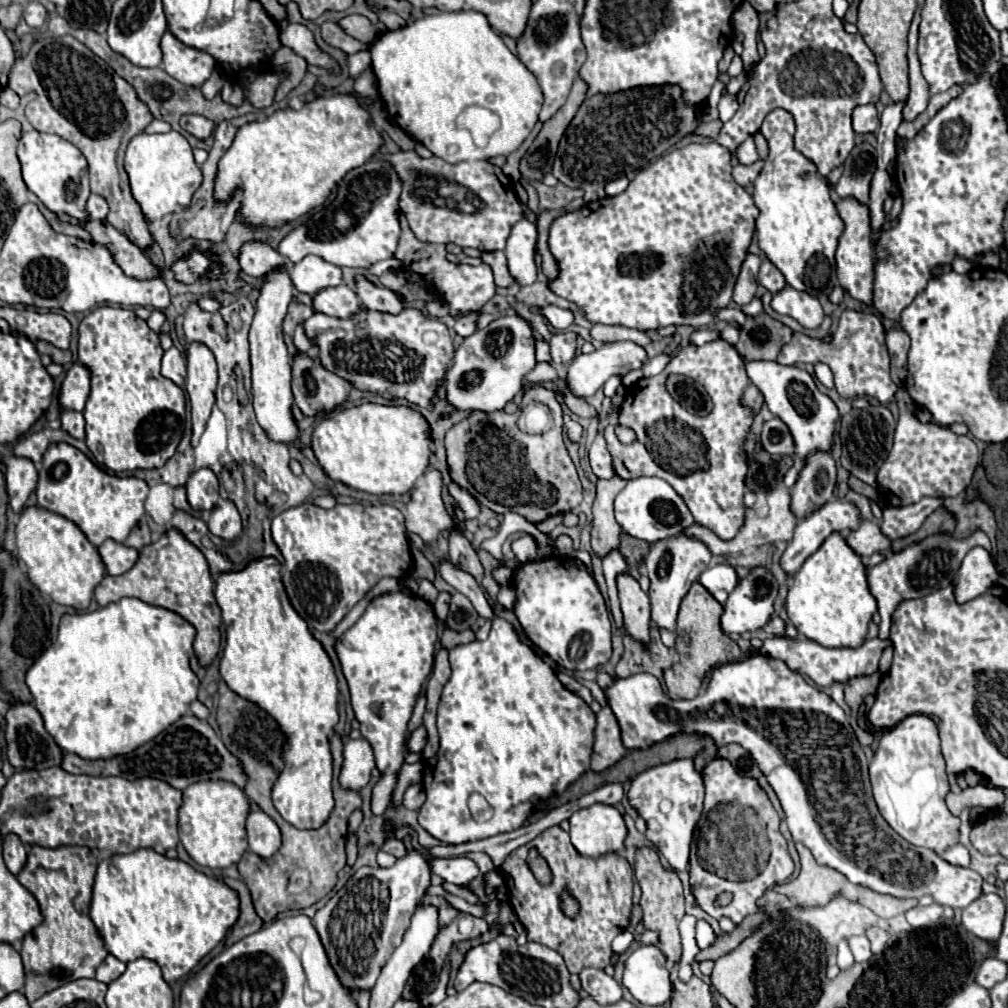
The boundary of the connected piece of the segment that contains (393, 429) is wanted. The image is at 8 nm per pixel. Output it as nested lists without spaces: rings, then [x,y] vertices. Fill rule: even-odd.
[[[362,404],[324,418],[312,432],[312,450],[326,476],[334,482],[376,496],[406,494],[428,468],[428,424],[422,414],[406,406]]]

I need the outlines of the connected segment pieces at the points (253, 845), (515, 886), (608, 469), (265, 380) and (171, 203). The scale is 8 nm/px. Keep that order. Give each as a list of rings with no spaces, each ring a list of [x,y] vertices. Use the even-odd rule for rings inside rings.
[[[252,810],[246,820],[250,850],[262,858],[270,858],[280,848],[280,830],[276,822],[262,810]]]
[[[552,826],[534,840],[530,840],[528,844],[510,852],[504,864],[500,866],[500,872],[504,874],[504,882],[510,894],[510,904],[518,914],[518,920],[524,924],[528,940],[542,942],[544,946],[560,952],[566,960],[570,974],[580,974],[580,970],[586,966],[606,968],[610,964],[612,958],[610,944],[616,938],[616,934],[620,934],[630,926],[630,916],[632,916],[634,872],[624,856],[606,854],[596,860],[584,858],[572,846],[568,832],[564,832],[560,826]],[[530,846],[538,848],[538,852],[546,858],[552,870],[554,878],[548,886],[536,882],[536,878],[532,876],[526,864]],[[562,888],[570,890],[570,894],[580,902],[580,914],[574,920],[564,918],[564,914],[558,908]]]
[[[598,433],[596,440],[592,442],[590,452],[588,452],[588,458],[590,458],[592,472],[594,472],[598,478],[612,478],[612,476],[614,476],[612,458],[610,458],[610,452],[608,452],[608,448],[606,448],[606,440],[602,433]]]
[[[288,264],[276,270],[270,270],[262,278],[260,296],[256,302],[256,314],[250,328],[250,360],[252,360],[252,394],[254,394],[254,412],[260,426],[268,432],[268,436],[276,442],[290,444],[298,436],[298,428],[290,414],[290,406],[294,402],[290,392],[290,354],[284,342],[282,324],[286,318],[288,304],[292,302],[294,284],[290,280]]]
[[[170,130],[168,134],[138,134],[130,140],[124,156],[124,170],[130,178],[130,190],[140,204],[146,222],[156,222],[166,214],[184,210],[190,204],[194,190],[202,182],[202,172],[194,162],[188,140]]]

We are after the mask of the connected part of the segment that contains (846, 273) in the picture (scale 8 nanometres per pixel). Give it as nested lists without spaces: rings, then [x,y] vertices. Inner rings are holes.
[[[852,196],[838,200],[836,210],[846,224],[846,230],[840,236],[836,250],[836,276],[840,286],[856,300],[872,306],[872,282],[874,282],[874,250],[872,250],[872,228],[870,228],[870,210],[866,204],[858,204]]]

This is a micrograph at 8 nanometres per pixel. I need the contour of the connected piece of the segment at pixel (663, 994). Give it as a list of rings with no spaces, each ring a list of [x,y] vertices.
[[[648,944],[636,948],[624,962],[624,986],[642,1004],[664,1004],[670,998],[672,984],[662,950]]]

